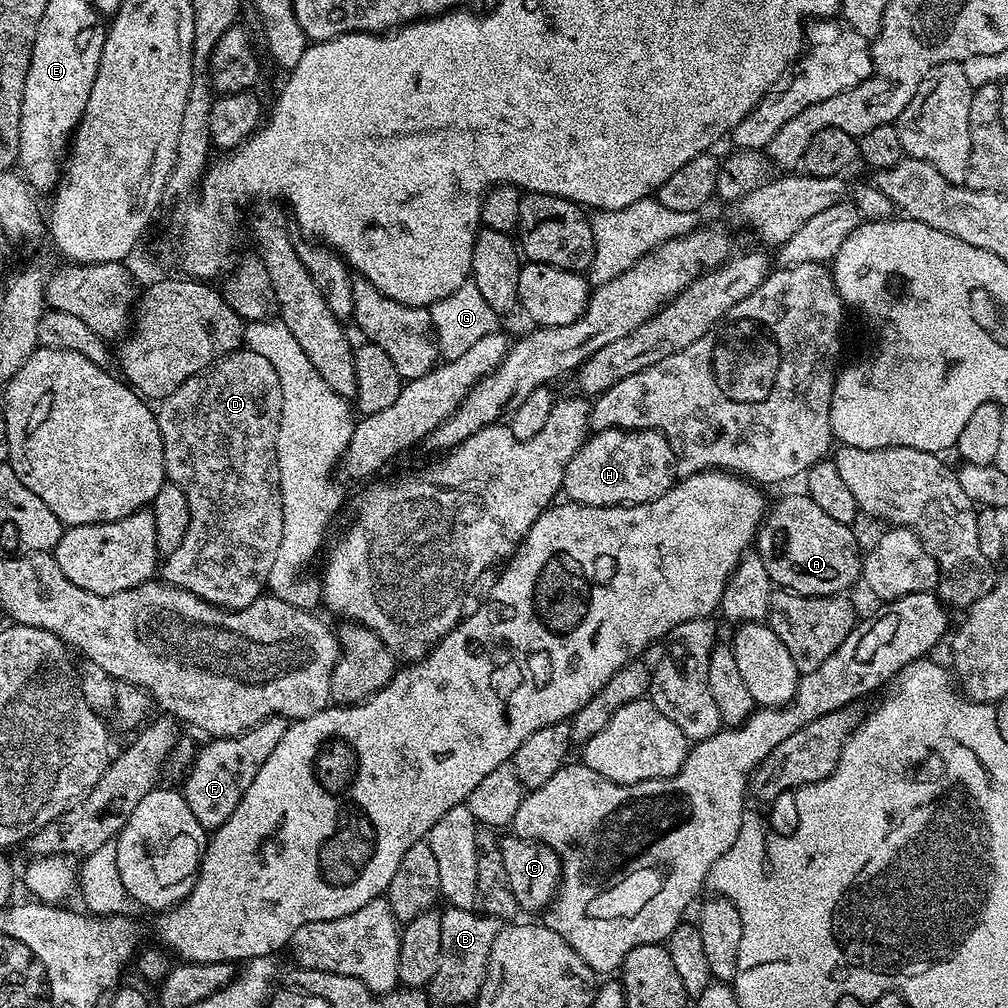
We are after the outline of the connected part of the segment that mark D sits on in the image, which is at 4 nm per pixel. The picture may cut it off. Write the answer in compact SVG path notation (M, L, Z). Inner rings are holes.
M241 346L228 356L223 356L211 368L191 376L174 394L159 401L156 421L162 434L164 447L164 474L171 483L177 484L186 494L186 502L190 502L190 526L186 526L186 538L182 538L182 546L174 550L162 564L162 580L166 584L174 584L177 588L194 594L218 608L231 610L250 606L259 596L265 595L270 569L274 566L274 558L278 555L278 546L282 546L282 490L280 489L280 471L278 470L278 430L280 429L280 411L282 410L282 382L278 382L278 373L274 366L262 358L262 354L254 354L246 346Z

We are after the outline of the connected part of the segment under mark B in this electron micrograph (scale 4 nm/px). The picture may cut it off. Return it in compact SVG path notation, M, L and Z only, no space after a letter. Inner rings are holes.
M445 907L440 912L442 950L438 958L438 970L428 983L427 993L433 1005L468 1004L471 1005L482 990L486 978L486 966L490 958L490 946L502 927L494 916L486 916L479 910L470 908Z

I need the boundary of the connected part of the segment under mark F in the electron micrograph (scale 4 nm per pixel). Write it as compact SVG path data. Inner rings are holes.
M272 716L237 736L209 739L208 745L197 751L194 763L187 769L188 781L182 787L182 795L186 806L190 806L194 818L198 818L205 830L220 828L228 821L230 814L234 814L246 790L250 790L250 782L254 782L258 770L262 770L262 762L266 762L274 746L282 742L282 734L286 734L288 725L289 721L283 716Z

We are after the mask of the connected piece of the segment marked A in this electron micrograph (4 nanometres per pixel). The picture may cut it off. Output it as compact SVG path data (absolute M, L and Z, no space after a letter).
M806 494L784 496L773 508L771 505L767 509L764 523L756 534L754 548L777 589L797 592L803 596L834 596L847 593L847 588L855 580L857 583L862 576L862 547L852 531L849 525L834 522L834 518L830 518L830 514L821 510Z

